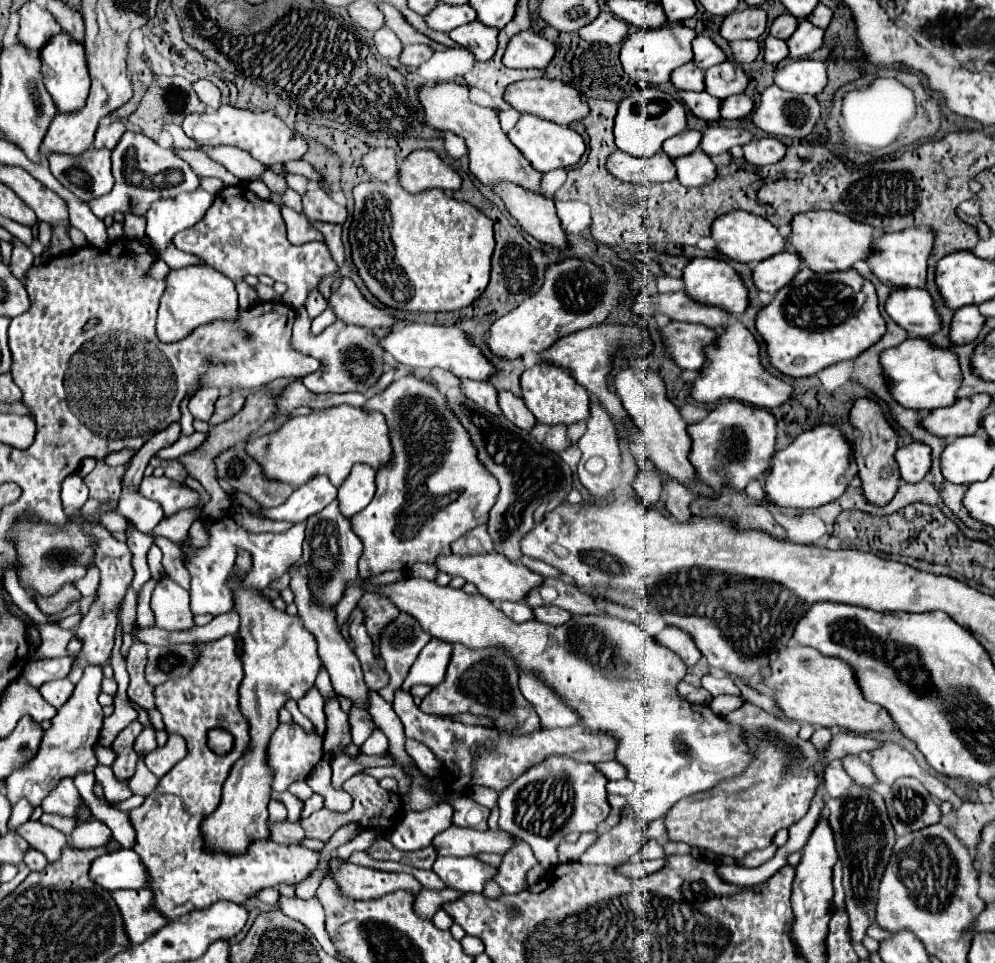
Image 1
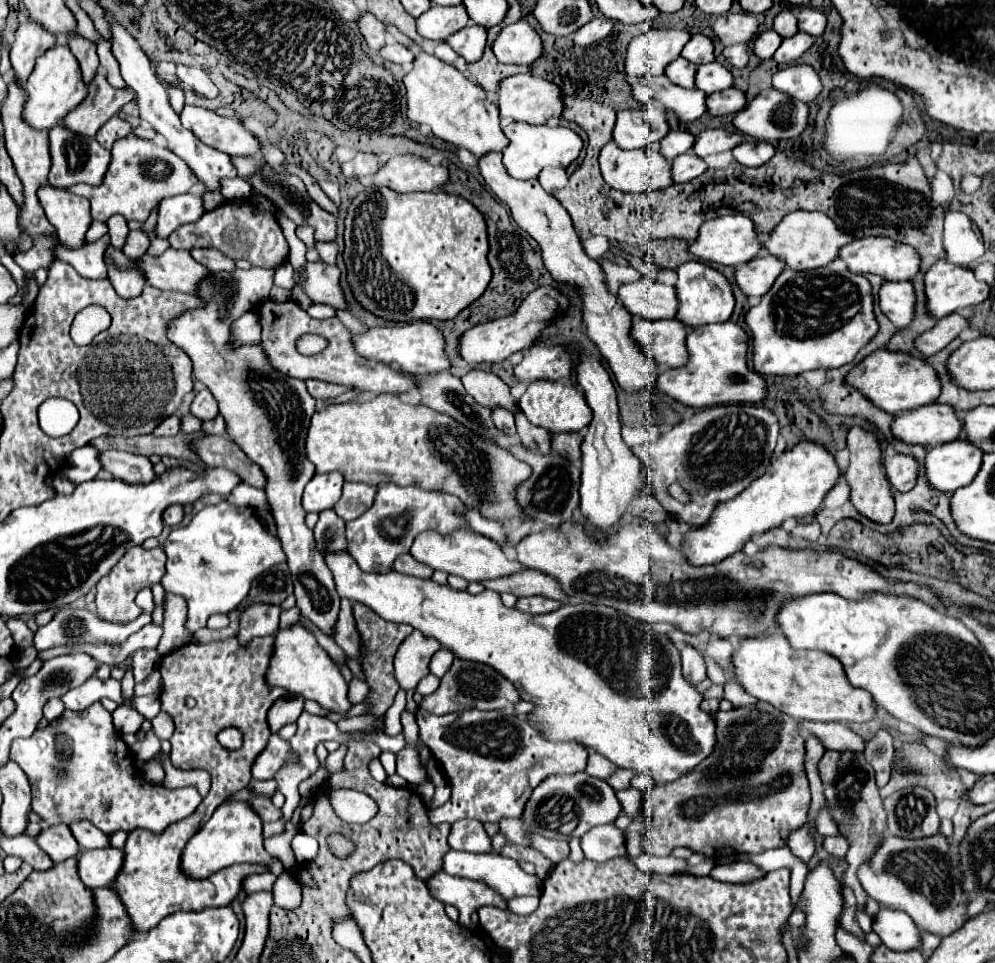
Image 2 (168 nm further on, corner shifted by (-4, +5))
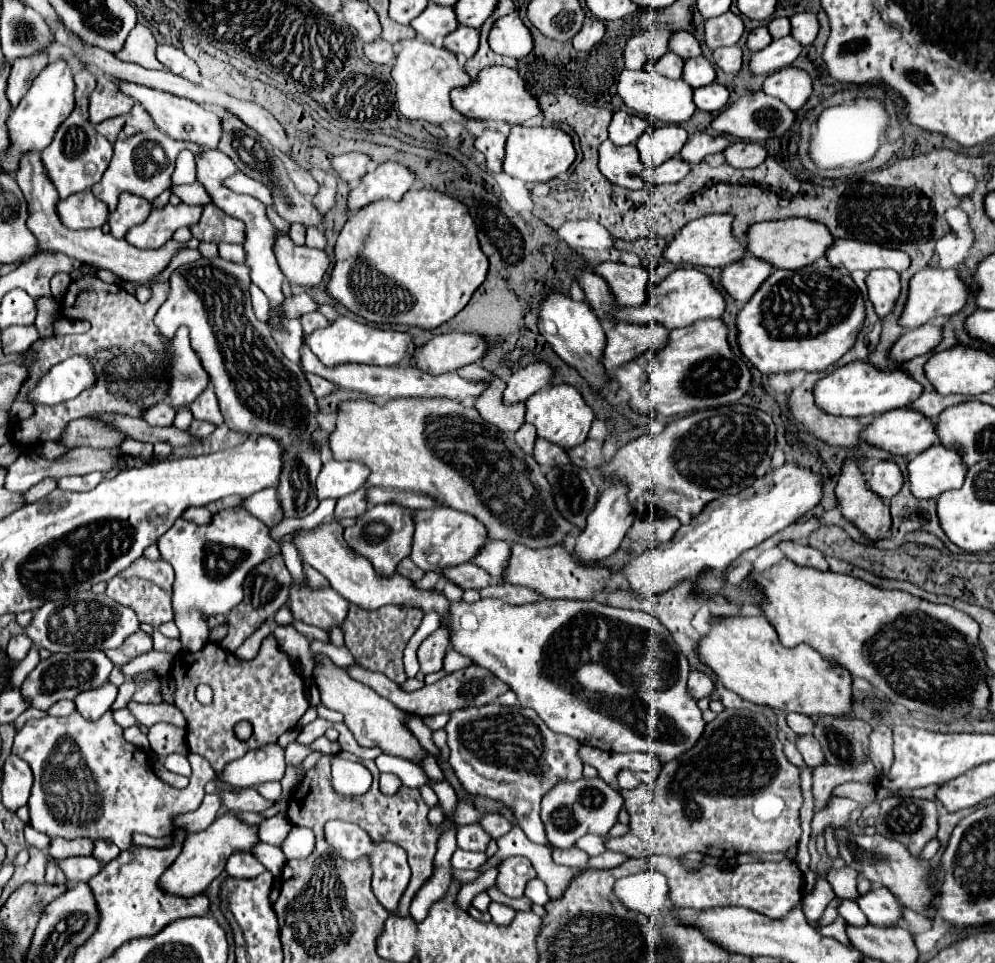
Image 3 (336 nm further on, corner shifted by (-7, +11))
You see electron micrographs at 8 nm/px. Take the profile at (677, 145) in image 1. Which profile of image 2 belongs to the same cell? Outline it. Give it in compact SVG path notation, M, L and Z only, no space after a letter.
M669 131L661 141L661 153L673 161L677 155L687 153L695 143L695 137L689 131Z

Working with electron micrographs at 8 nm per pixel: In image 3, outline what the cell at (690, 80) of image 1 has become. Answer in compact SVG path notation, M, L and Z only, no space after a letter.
M664 53L662 57L650 61L646 65L646 69L652 73L660 73L662 77L668 77L668 79L680 79L682 77L682 65L684 65L684 59L676 57L674 53Z

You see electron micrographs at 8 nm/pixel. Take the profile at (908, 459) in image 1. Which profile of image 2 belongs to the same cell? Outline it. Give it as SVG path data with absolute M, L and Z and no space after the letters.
M895 455L885 457L885 473L893 489L909 491L917 483L919 461L913 455Z

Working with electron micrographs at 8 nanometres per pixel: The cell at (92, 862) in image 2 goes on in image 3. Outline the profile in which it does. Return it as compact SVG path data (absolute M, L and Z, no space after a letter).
M70 857L70 859L62 859L58 861L58 867L64 871L66 879L70 883L76 881L90 881L90 877L94 877L102 865L98 865L98 861L94 861L94 857Z

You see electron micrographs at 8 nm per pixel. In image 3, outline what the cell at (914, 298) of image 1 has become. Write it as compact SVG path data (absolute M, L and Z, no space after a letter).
M892 269L870 271L866 277L866 287L868 287L868 299L874 305L876 315L880 319L886 317L900 295L900 275Z

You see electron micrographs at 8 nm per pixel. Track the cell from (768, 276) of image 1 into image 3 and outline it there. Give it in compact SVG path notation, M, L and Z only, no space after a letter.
M742 257L740 261L722 269L720 285L732 299L746 303L754 295L754 289L758 289L758 285L762 285L770 273L772 269L764 261L758 261L756 257Z

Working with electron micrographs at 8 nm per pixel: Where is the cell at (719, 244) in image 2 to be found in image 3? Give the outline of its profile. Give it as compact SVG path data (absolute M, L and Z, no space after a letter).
M706 215L696 221L690 221L682 231L668 243L662 257L674 265L694 265L694 267L720 267L738 261L746 251L746 245L734 239L732 235L732 217L730 215Z

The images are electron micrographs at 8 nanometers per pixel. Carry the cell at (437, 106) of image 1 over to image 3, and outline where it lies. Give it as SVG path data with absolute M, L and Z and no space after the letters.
M418 37L404 39L400 41L400 49L396 51L392 79L396 83L396 97L400 105L398 109L404 117L426 119L434 125L440 125L444 121L468 121L450 105L450 89L470 85L470 77L466 77L454 53L446 49L436 49L432 43L426 43Z

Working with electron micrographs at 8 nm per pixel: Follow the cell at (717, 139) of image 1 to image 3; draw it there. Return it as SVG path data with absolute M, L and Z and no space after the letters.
M698 131L698 133L694 133L694 135L688 137L686 145L680 151L680 157L682 157L682 161L686 161L690 165L696 165L706 155L722 153L726 147L728 147L726 137L722 137L722 135L708 135L708 133Z

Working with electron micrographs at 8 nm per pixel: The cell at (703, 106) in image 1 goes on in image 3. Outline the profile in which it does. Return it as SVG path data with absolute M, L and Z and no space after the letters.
M624 69L618 77L616 93L624 101L624 105L630 107L632 111L642 113L642 115L650 115L650 117L654 117L658 121L664 121L664 123L676 123L676 125L684 123L696 111L696 105L692 101L690 85L686 85L682 79L674 81L674 79L660 77L656 73L646 73L646 69L642 69L642 71Z

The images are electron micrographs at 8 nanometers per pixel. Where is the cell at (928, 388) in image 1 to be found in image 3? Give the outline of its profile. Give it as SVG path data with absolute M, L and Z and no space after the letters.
M854 361L848 363L846 367L836 369L834 373L822 377L814 385L814 401L816 407L822 409L828 415L834 417L870 417L870 415L880 415L892 409L908 407L914 403L922 393L922 385L916 381L910 381L904 373L898 371L878 371L870 363Z

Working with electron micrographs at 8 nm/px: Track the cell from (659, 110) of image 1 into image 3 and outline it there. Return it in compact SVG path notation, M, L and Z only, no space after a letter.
M618 111L612 115L610 121L610 141L614 145L630 145L634 143L648 127L648 121L640 115L630 115L624 111Z

